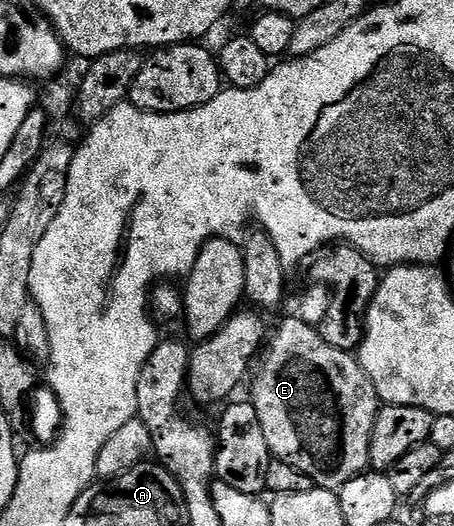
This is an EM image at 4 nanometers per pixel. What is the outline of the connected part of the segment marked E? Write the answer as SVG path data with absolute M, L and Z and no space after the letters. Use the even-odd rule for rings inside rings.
M301 318L287 320L271 339L272 335L264 348L261 368L258 371L256 368L251 395L255 413L259 413L259 425L263 425L263 437L267 437L270 456L287 461L287 465L295 465L295 469L307 473L316 486L340 492L347 481L366 474L369 467L371 433L375 429L375 417L383 406L375 385L371 385L356 354L327 345L320 330L305 324Z

